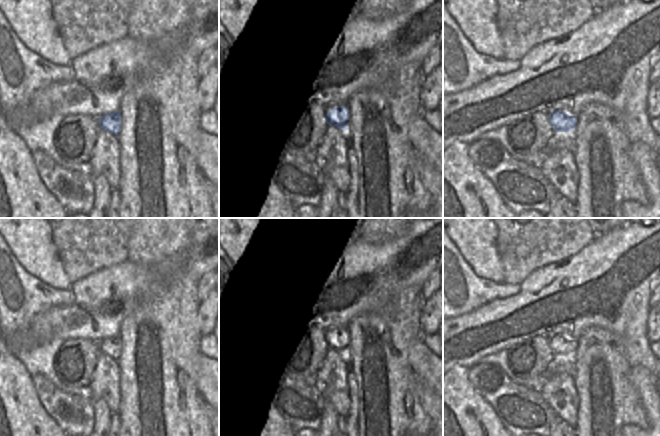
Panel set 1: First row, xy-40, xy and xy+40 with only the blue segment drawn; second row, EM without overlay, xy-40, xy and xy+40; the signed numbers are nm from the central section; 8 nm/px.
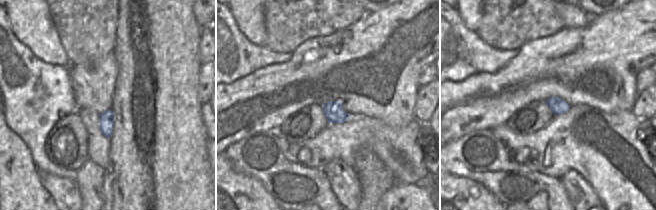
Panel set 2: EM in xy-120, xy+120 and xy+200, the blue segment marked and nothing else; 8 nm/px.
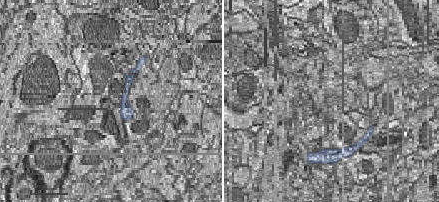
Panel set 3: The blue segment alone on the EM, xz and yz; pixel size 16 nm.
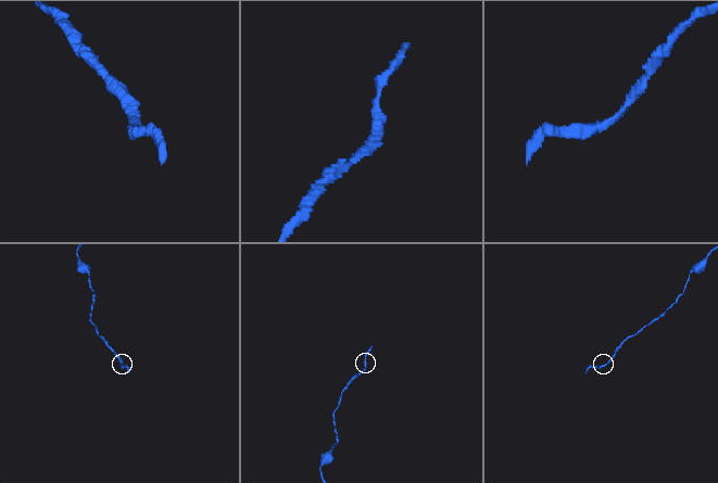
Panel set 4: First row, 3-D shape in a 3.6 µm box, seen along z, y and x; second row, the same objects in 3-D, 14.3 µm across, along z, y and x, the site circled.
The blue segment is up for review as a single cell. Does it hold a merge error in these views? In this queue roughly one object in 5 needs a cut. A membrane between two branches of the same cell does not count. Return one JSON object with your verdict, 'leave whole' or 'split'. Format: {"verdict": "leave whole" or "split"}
{"verdict": "leave whole"}

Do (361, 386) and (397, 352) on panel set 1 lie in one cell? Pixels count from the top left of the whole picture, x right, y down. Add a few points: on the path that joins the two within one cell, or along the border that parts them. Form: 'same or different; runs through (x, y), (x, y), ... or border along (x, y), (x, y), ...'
same; runs through (370, 377), (388, 359)

